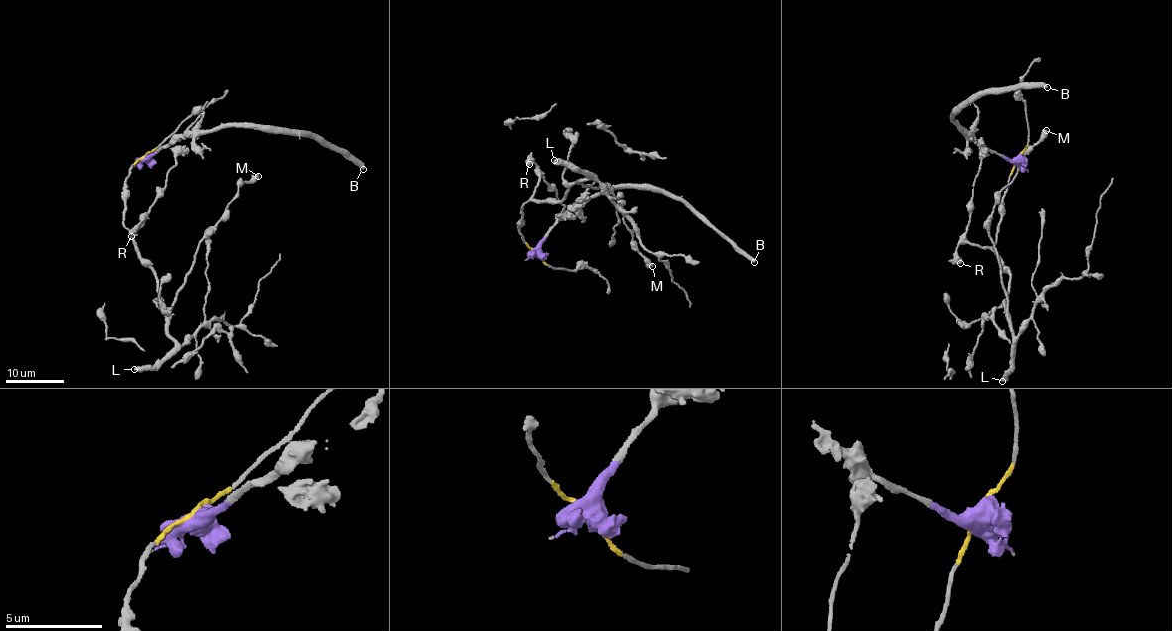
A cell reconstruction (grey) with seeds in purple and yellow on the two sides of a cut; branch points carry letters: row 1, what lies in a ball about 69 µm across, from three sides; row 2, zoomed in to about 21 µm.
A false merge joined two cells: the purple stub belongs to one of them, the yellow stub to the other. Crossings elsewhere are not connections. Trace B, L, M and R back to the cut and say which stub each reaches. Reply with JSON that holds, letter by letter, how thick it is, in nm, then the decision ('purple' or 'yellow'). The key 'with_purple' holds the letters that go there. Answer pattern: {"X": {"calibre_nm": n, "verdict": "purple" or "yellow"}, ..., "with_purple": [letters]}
{"B": {"calibre_nm": 400, "verdict": "purple"}, "L": {"calibre_nm": 480, "verdict": "yellow"}, "M": {"calibre_nm": 700, "verdict": "yellow"}, "R": {"calibre_nm": 440, "verdict": "yellow"}, "with_purple": ["B"]}

